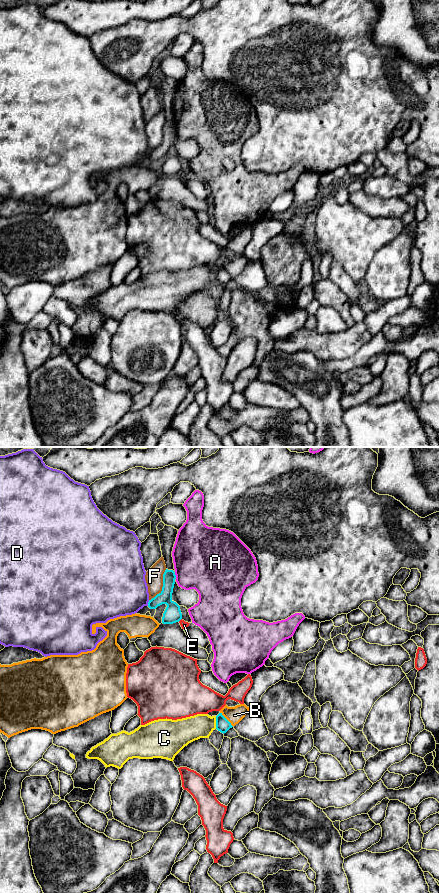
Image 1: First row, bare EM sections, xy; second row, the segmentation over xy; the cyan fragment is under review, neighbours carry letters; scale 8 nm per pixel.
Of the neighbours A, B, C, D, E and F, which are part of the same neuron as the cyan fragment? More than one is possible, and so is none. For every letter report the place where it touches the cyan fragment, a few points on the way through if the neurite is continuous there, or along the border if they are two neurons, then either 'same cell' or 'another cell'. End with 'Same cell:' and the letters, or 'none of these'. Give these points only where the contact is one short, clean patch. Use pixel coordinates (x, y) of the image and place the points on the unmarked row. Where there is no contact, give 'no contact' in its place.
A: meets cyan in xy at (175, 127); border along xy (174, 124), (176, 130); another cell
B: meets cyan in xy at (226, 271); another cell
C: meets cyan in xy at (216, 274); another cell
D: meets cyan in xy at (148, 155); another cell
E: meets cyan in xy at (179, 172); another cell
F: meets cyan in xy at (163, 138); border along xy (166, 121), (163, 126), (162, 141), (149, 152); another cell
Same cell: none of these

